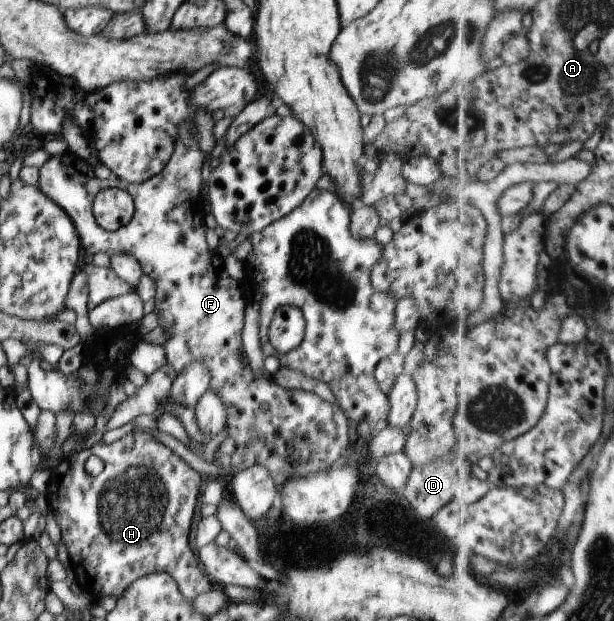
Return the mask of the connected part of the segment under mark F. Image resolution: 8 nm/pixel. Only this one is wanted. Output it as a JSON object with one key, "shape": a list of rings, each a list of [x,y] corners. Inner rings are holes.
{"shape":[[[181,124],[177,128],[177,136],[174,139],[173,154],[165,168],[142,183],[127,183],[119,180],[119,177],[114,174],[109,179],[99,179],[93,173],[94,167],[69,149],[62,154],[51,155],[39,170],[39,190],[69,215],[77,229],[79,242],[81,241],[87,253],[103,252],[110,257],[115,254],[133,256],[141,265],[142,273],[155,280],[157,286],[154,312],[159,326],[162,326],[167,333],[167,339],[163,344],[167,362],[150,374],[147,382],[141,388],[137,388],[133,396],[127,396],[126,400],[116,406],[107,422],[106,429],[119,428],[132,422],[141,414],[153,414],[158,410],[159,400],[169,395],[171,384],[185,370],[185,366],[189,366],[191,362],[203,362],[211,374],[209,390],[217,392],[221,400],[225,402],[225,408],[228,408],[226,431],[227,436],[235,442],[231,464],[237,471],[253,468],[256,464],[265,466],[273,476],[309,474],[331,469],[334,462],[346,454],[353,442],[353,424],[350,423],[339,404],[324,401],[313,391],[283,388],[277,384],[273,376],[267,376],[265,370],[262,376],[255,374],[249,362],[243,359],[241,330],[243,330],[243,318],[249,293],[242,280],[229,276],[228,270],[220,261],[219,254],[217,251],[212,251],[206,241],[205,217],[207,213],[201,196],[203,182],[201,174],[206,154],[201,152],[195,124]],[[112,188],[125,190],[131,194],[136,211],[129,224],[117,231],[106,231],[97,224],[92,213],[92,206],[101,190]]]}

